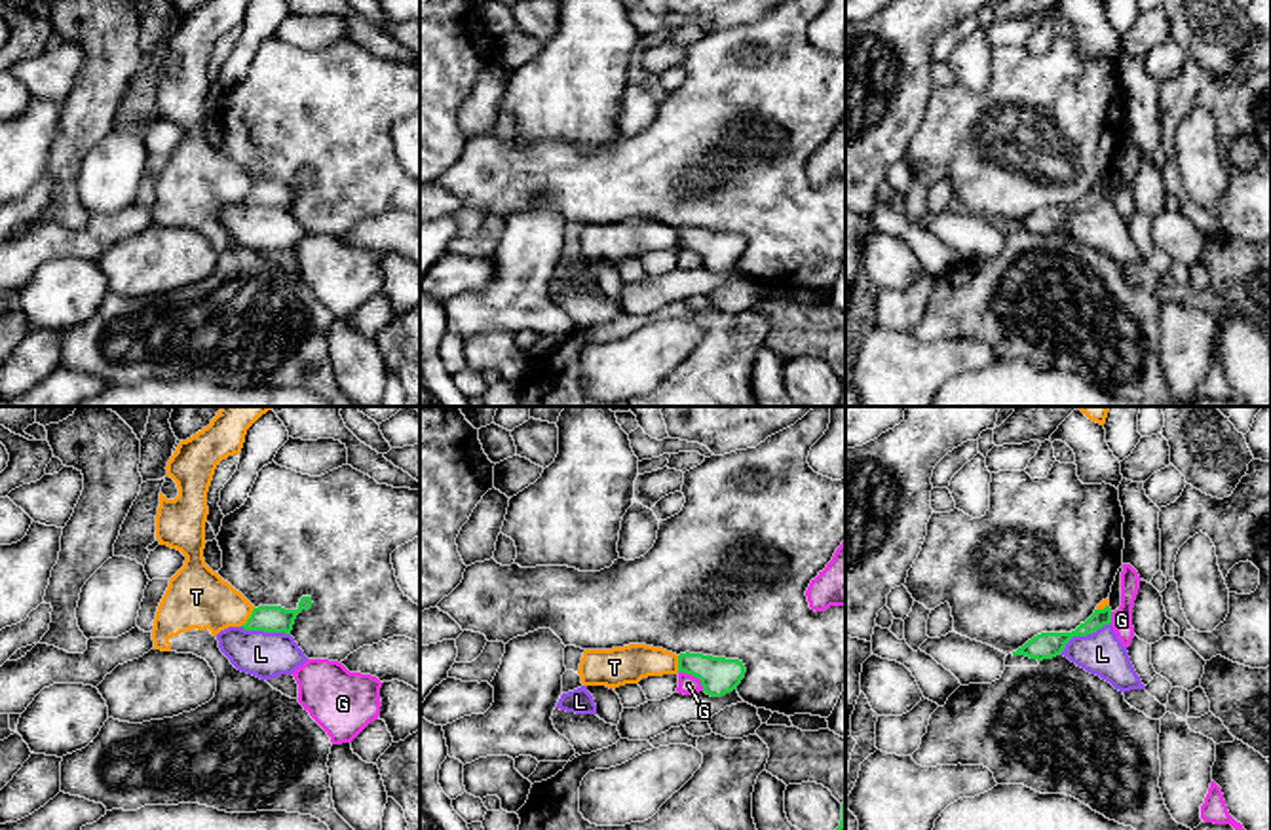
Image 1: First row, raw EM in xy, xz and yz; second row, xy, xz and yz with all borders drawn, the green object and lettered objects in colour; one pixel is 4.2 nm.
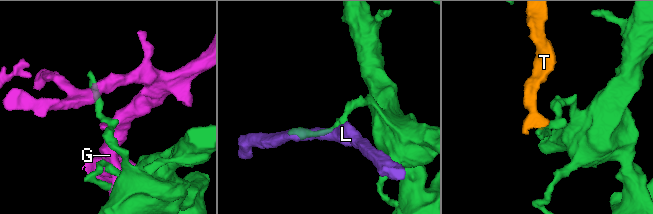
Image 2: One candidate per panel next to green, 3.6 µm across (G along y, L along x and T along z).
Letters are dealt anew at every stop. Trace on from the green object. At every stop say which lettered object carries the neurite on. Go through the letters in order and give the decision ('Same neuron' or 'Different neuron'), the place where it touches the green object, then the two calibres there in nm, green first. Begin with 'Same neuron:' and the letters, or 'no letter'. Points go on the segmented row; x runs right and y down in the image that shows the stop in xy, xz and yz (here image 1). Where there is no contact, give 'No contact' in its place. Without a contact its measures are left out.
Same neuron: no letter
G: Different neuron. Touches green at xz (694, 675). Thickness 160 nm (green) against 90 nm
L: Different neuron. Touches green at yz (1083, 635). Thickness 110 nm (green) against 190 nm
T: Different neuron. Touches green at xy (249, 618). Thickness 110 nm (green) against 260 nm

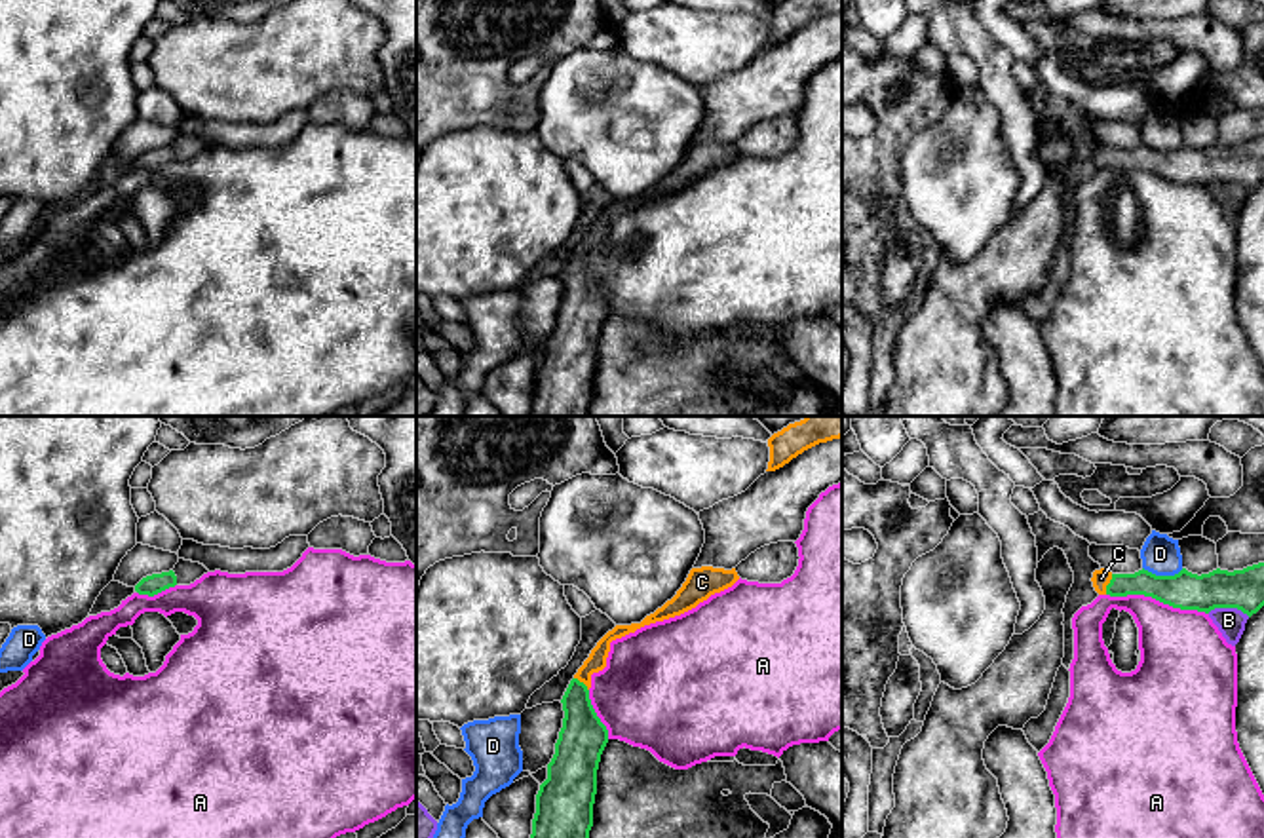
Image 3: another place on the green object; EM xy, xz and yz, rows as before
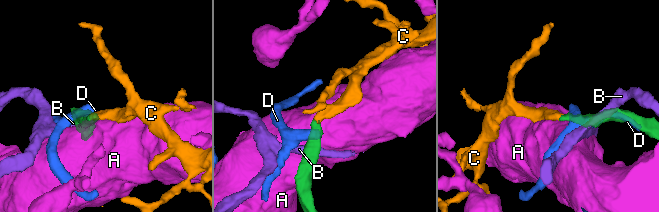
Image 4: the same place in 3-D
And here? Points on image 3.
Same neuron: C
A: Different neuron. Touches green at yz (1158, 599). Thickness 160 nm (green) against 360 nm
B: Different neuron. Touches green at yz (1228, 607). Thickness 170 nm (green) against 120 nm
C: Same neuron. Touches green at yz (1109, 584). Thickness 120 nm (green) against 80 nm
D: Different neuron. Touches green at yz (1164, 576). Thickness 160 nm (green) against 160 nm

